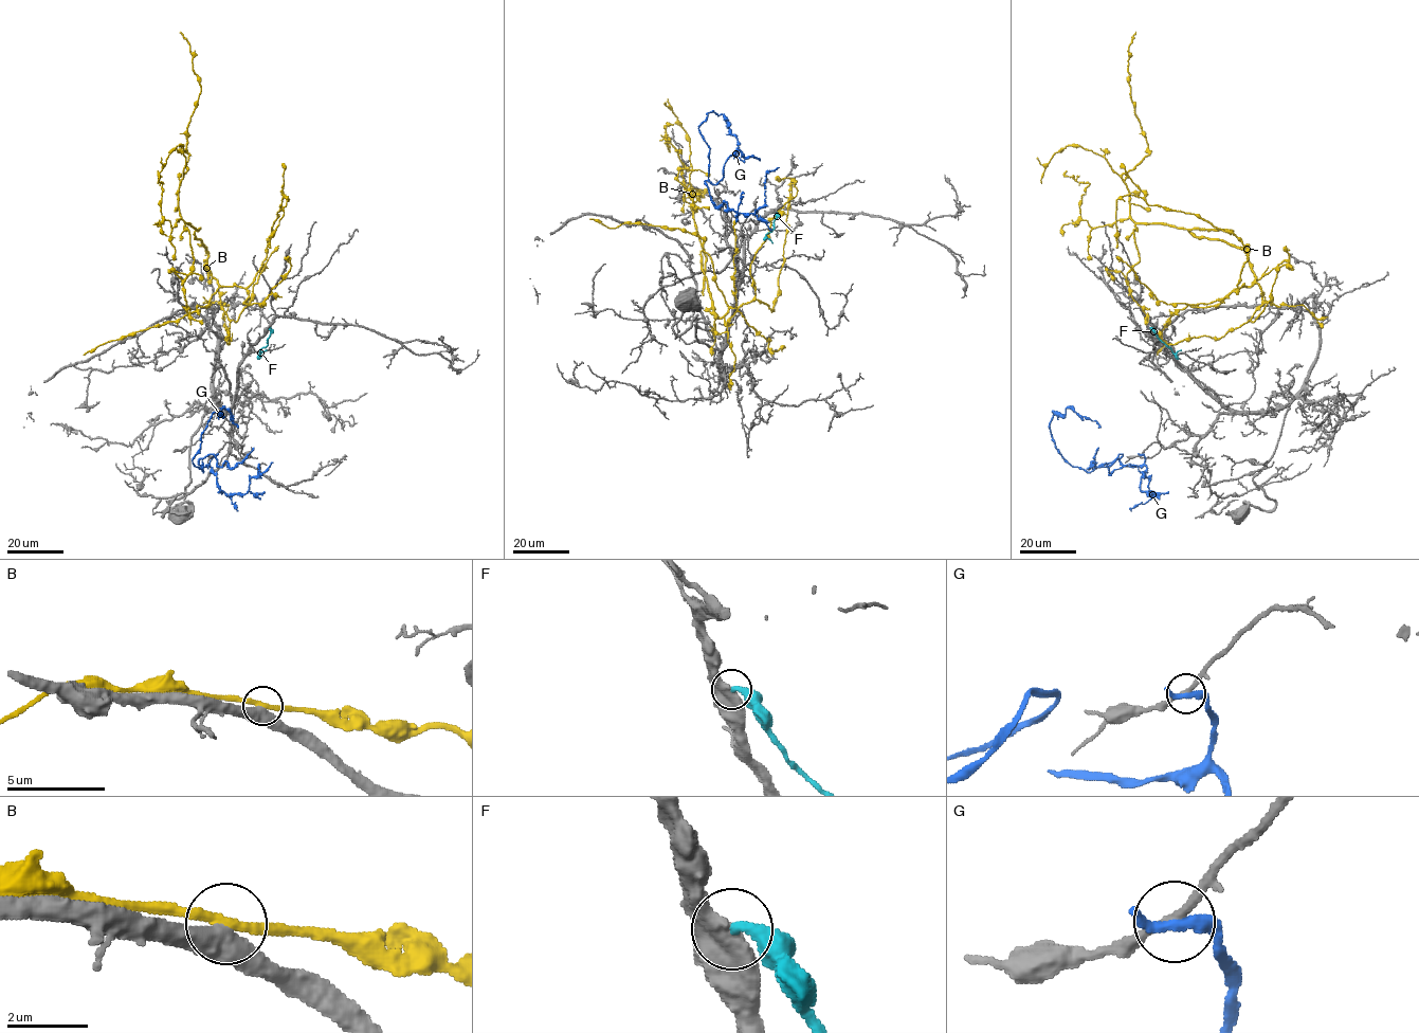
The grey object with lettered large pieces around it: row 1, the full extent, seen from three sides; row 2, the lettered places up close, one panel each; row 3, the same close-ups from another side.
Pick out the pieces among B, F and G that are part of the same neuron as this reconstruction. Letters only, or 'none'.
B

